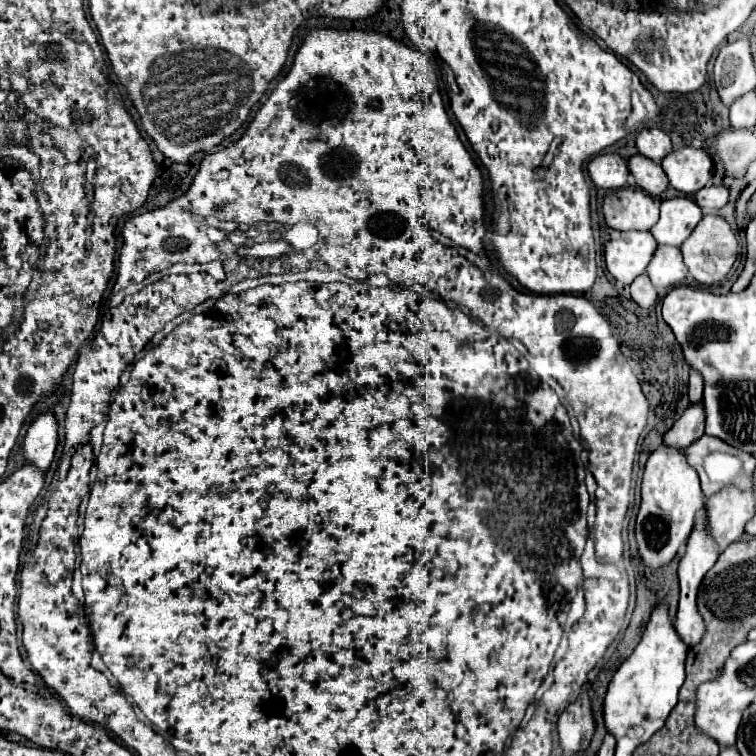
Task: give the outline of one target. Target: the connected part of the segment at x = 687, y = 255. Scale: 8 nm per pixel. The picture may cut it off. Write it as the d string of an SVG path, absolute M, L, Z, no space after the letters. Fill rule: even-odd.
M708 214L700 220L700 224L694 228L694 232L682 244L680 250L684 254L684 264L688 266L694 280L704 286L710 286L710 284L720 282L730 272L730 268L736 260L736 254L738 254L738 242L736 242L732 228L728 226L728 222L724 218Z

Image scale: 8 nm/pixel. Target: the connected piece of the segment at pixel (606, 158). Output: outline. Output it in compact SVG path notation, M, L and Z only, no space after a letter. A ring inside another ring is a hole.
M600 154L588 164L588 174L598 188L620 190L628 186L628 164L618 154Z

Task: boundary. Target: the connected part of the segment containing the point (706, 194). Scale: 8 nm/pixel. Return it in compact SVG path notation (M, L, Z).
M706 186L696 194L696 204L702 210L720 210L728 202L728 190L724 186Z

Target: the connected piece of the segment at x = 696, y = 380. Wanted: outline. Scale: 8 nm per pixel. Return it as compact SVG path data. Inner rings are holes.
M690 372L690 404L702 402L702 378L696 372Z

